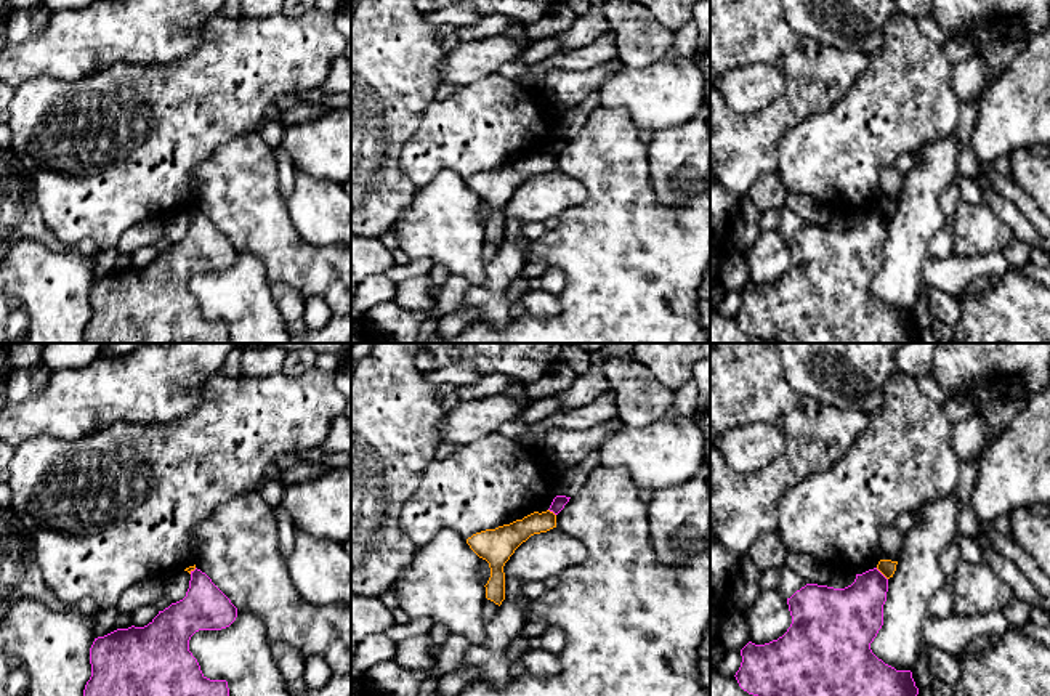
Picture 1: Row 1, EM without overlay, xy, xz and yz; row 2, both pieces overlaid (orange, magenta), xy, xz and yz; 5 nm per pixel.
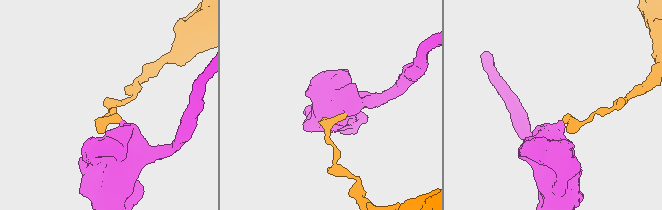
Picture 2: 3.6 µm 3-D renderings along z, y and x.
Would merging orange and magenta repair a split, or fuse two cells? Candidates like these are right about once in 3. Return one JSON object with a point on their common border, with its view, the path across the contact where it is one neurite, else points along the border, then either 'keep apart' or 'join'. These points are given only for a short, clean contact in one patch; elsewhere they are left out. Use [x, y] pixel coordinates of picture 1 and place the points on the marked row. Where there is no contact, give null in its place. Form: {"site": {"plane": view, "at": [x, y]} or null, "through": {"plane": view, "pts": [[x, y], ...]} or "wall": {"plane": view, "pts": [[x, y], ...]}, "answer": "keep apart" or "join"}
{"site": {"plane": "yz", "at": [882, 573]}, "wall": {"plane": "yz", "pts": [[876, 568], [887, 579]]}, "answer": "keep apart"}

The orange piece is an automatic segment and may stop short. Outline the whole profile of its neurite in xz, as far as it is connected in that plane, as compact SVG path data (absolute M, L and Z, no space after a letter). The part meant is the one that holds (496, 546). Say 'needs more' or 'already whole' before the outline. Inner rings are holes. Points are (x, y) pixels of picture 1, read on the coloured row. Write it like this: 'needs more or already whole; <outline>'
already whole; M534 512L523 520L476 532L466 539L470 548L489 563L491 577L484 585L487 600L499 606L502 605L505 600L505 563L531 536L547 532L553 528L556 528L556 515L553 512Z

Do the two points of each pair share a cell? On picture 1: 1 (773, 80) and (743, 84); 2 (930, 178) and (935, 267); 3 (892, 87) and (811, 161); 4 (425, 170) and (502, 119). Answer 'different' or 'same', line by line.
1: same
2: different
3: same
4: same

